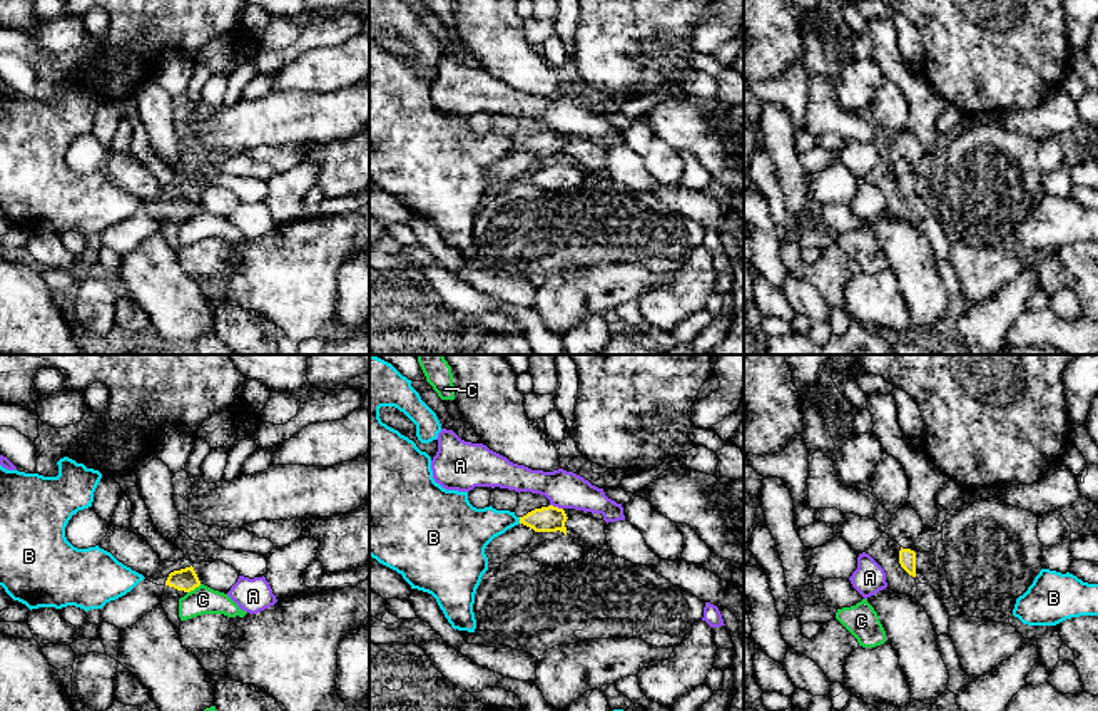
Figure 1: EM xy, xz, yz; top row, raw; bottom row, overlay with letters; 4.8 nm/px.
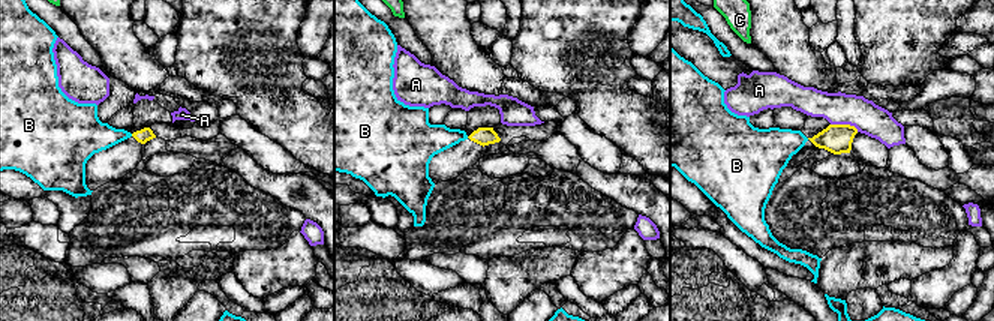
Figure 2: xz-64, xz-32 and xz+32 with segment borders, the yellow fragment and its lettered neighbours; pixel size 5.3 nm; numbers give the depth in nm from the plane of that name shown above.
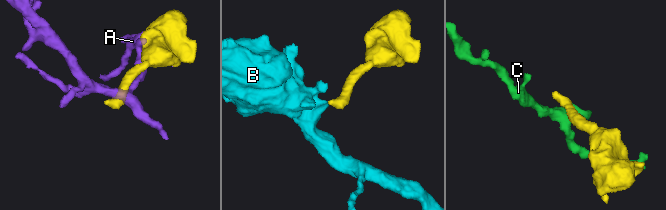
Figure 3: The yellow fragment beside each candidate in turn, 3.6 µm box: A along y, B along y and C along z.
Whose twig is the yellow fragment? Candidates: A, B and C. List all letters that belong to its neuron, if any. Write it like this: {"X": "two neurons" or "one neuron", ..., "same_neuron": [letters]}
{"A": "two neurons", "B": "two neurons", "C": "two neurons", "same_neuron": []}

